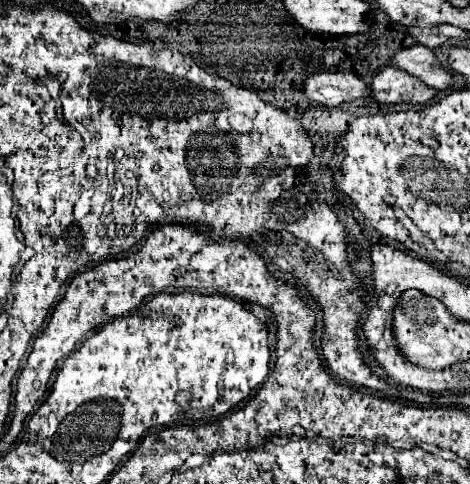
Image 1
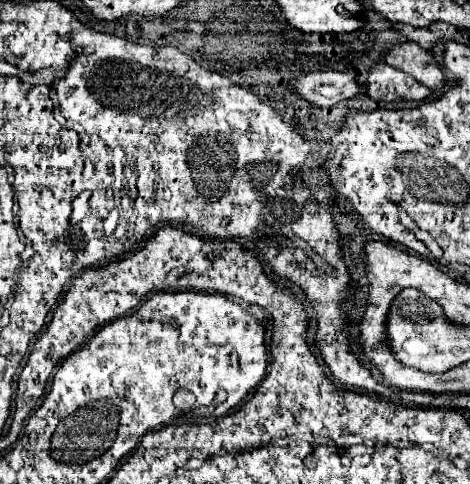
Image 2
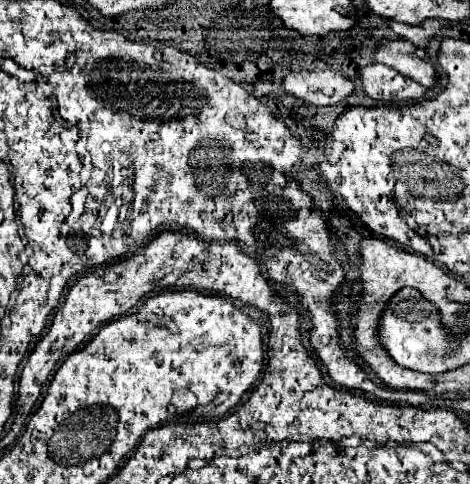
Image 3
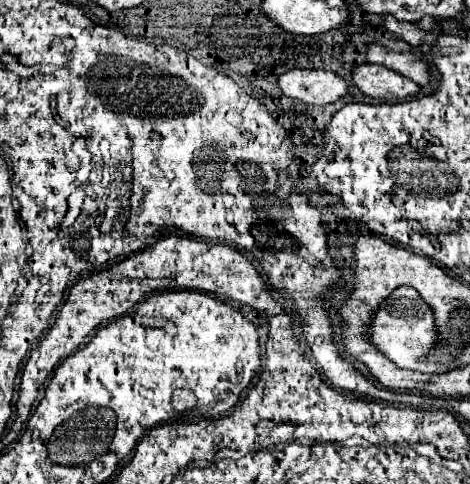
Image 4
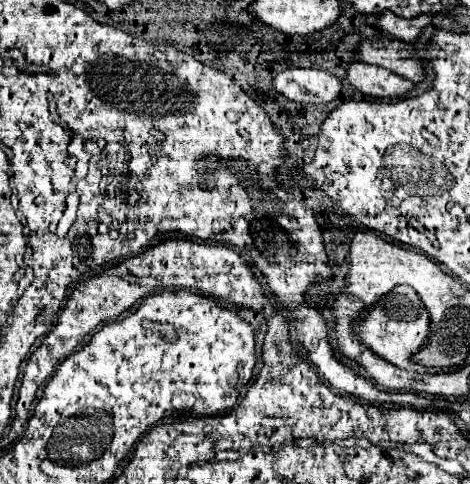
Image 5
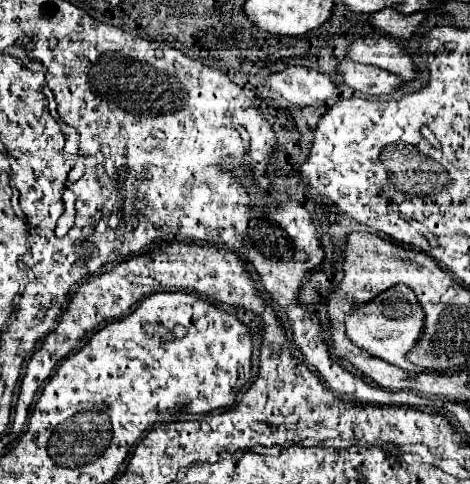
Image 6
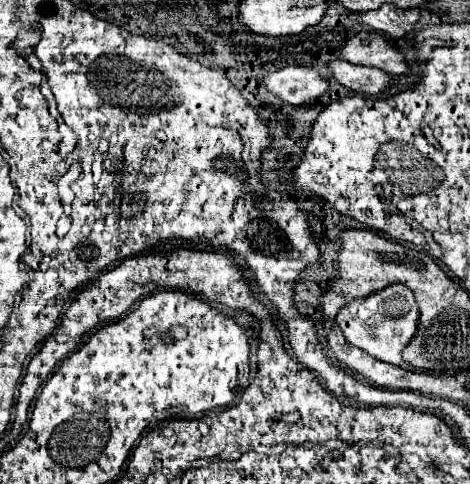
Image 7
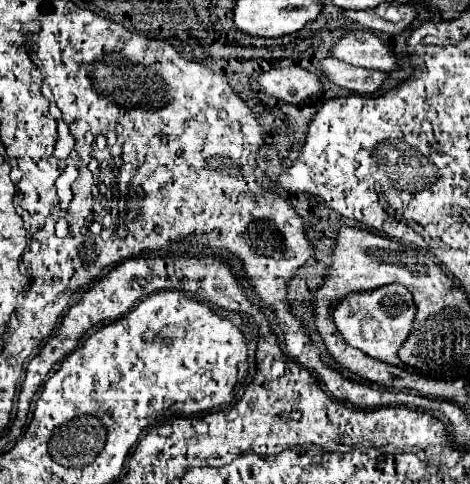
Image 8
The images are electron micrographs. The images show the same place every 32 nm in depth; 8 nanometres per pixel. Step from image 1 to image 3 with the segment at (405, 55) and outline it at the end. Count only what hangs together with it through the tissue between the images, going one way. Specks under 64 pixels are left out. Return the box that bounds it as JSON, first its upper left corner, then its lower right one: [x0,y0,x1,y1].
[372,40,436,88]

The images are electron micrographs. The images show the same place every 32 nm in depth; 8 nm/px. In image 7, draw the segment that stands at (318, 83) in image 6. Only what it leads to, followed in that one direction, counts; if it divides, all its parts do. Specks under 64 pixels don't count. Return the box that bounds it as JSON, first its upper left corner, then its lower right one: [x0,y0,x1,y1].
[262,66,328,106]

